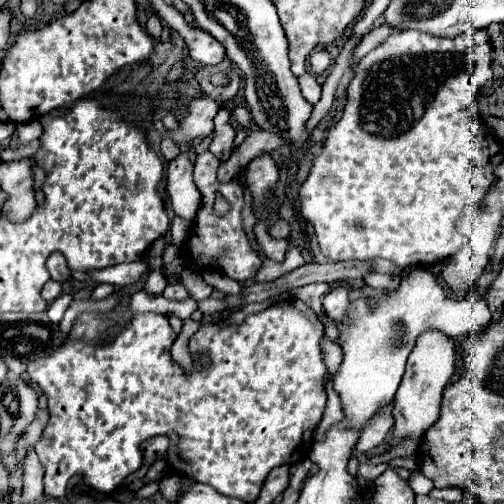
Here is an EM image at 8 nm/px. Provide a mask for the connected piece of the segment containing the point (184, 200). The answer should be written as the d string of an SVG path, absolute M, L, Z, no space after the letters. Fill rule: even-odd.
M180 153L180 157L168 163L166 181L172 211L184 219L194 219L200 209L202 195L192 179L192 163L188 159L188 153Z

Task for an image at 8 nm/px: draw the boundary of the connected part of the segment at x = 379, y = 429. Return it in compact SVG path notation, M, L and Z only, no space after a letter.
M388 405L382 415L374 417L374 419L368 423L368 427L364 429L364 433L362 433L362 437L360 437L358 445L356 445L356 451L358 451L358 453L366 453L366 451L378 447L378 445L384 441L386 433L388 433L390 427L392 427L392 413L390 413L390 411L392 411L392 405Z

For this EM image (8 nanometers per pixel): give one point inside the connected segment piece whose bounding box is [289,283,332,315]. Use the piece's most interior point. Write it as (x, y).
(311, 294)

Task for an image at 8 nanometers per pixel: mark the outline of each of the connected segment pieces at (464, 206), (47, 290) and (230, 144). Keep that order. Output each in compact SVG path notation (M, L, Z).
M402 29L398 33L392 33L386 41L382 41L374 51L370 51L366 57L362 57L356 67L354 75L346 87L346 107L342 113L342 119L328 131L328 139L322 147L322 153L314 159L314 165L310 169L308 179L300 187L300 215L314 225L318 245L322 253L332 259L332 261L352 261L352 259L390 259L400 267L430 267L436 261L448 259L454 253L458 253L464 245L466 239L458 231L460 217L468 211L474 209L474 213L480 209L482 199L486 197L488 189L492 187L494 181L494 167L500 161L502 147L494 141L494 159L490 157L488 145L490 145L490 135L482 123L474 123L474 115L478 115L478 105L476 105L476 95L480 87L492 77L490 69L492 61L492 47L488 41L486 29L476 29L468 31L456 37L436 37L424 31L416 29Z
M48 281L48 283L44 285L44 289L42 289L41 295L42 298L49 304L60 295L60 291L62 291L60 283L56 281Z
M220 109L216 119L214 119L214 137L212 137L212 143L210 143L210 153L220 159L220 161L226 161L230 155L232 155L232 149L234 149L234 135L236 135L236 127L232 123L232 113L230 109Z

